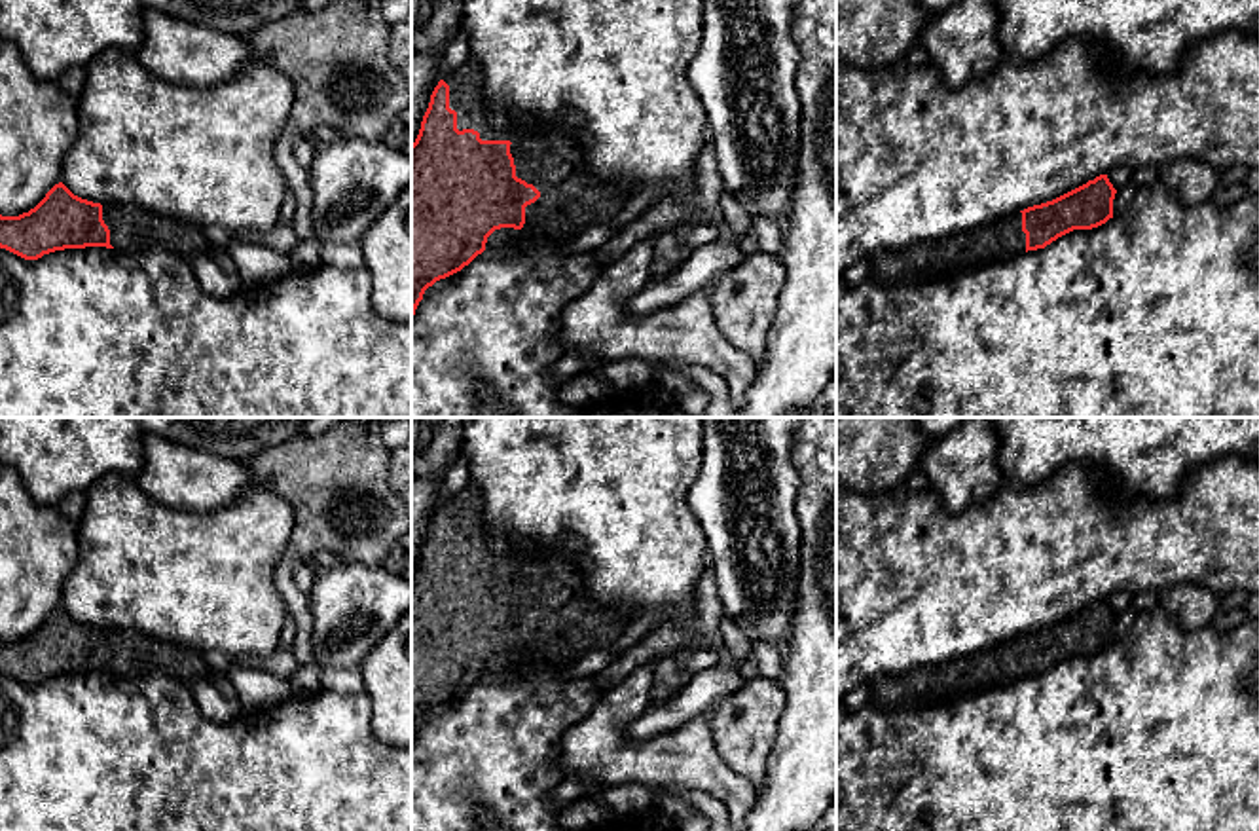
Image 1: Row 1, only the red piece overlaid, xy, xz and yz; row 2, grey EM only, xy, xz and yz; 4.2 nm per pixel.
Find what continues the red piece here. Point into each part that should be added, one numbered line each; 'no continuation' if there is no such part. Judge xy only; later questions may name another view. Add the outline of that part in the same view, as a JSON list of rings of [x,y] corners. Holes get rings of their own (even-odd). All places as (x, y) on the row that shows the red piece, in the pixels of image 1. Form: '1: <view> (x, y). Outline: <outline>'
1: xy (133, 228). Outline: [[[102,205],[102,220],[110,230],[110,245],[119,252],[137,252],[163,245],[186,258],[193,258],[210,249],[201,226],[157,214],[140,205]]]

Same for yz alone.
1: yz (935, 260). Outline: [[[1013,212],[973,233],[956,233],[903,250],[878,250],[870,256],[870,279],[880,285],[950,281],[1022,252],[1026,252],[1022,212]]]

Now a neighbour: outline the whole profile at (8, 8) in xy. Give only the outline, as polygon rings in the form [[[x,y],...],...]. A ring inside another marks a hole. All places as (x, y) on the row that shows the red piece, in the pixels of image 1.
[[[0,0],[0,40],[13,42],[27,66],[57,82],[74,66],[108,47],[137,51],[144,11],[157,9],[180,21],[235,36],[283,19],[305,0]]]

